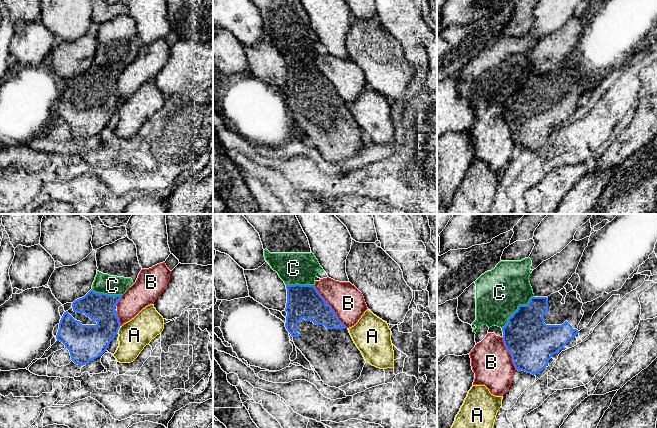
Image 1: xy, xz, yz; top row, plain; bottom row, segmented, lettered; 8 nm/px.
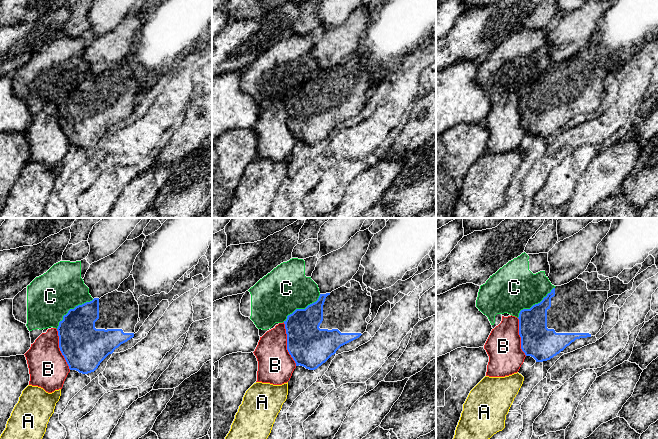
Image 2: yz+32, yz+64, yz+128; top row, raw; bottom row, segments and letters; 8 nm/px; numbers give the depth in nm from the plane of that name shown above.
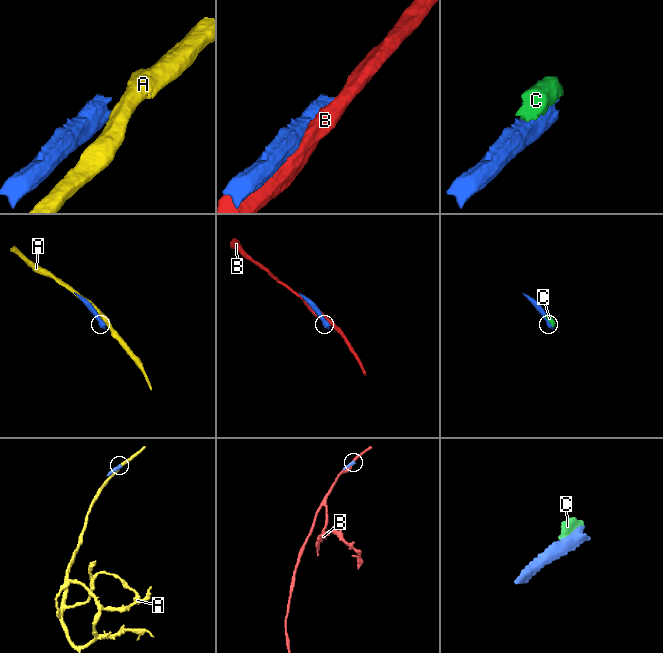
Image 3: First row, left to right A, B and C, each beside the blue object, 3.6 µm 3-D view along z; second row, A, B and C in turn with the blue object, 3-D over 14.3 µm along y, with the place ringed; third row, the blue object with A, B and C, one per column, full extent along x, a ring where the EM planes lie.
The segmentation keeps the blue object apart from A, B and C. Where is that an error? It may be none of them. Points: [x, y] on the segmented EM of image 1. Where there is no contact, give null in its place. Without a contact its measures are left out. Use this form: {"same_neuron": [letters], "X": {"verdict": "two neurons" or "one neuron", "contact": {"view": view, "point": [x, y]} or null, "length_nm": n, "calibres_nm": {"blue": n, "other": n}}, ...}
{"same_neuron": [], "A": {"verdict": "two neurons", "contact": {"view": "xy", "point": [118, 329]}, "length_nm": 60, "calibres_nm": {"blue": 280, "other": 240}}, "B": {"verdict": "two neurons", "contact": {"view": "xz", "point": [330, 306]}, "length_nm": 440, "calibres_nm": {"blue": 280, "other": 260}}, "C": {"verdict": "two neurons", "contact": {"view": "yz", "point": [517, 309]}, "length_nm": 360, "calibres_nm": {"blue": 360, "other": 380}}}

